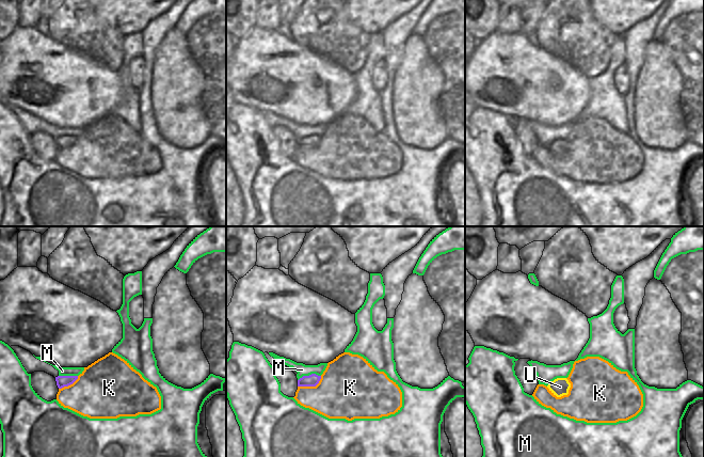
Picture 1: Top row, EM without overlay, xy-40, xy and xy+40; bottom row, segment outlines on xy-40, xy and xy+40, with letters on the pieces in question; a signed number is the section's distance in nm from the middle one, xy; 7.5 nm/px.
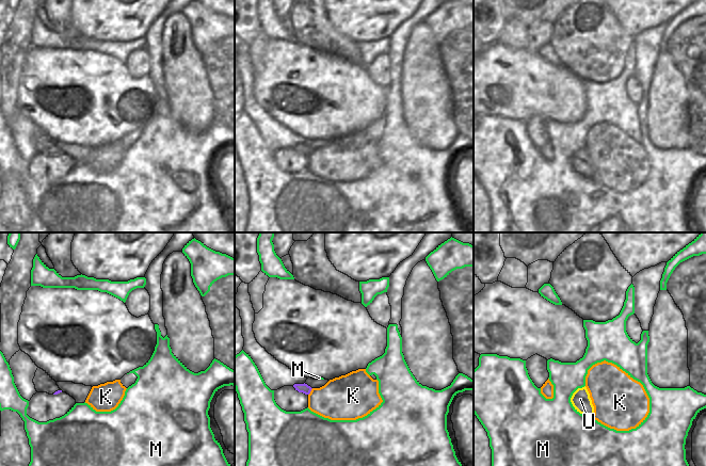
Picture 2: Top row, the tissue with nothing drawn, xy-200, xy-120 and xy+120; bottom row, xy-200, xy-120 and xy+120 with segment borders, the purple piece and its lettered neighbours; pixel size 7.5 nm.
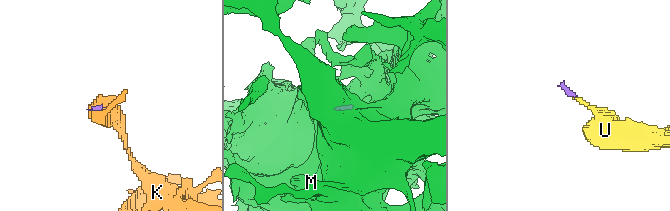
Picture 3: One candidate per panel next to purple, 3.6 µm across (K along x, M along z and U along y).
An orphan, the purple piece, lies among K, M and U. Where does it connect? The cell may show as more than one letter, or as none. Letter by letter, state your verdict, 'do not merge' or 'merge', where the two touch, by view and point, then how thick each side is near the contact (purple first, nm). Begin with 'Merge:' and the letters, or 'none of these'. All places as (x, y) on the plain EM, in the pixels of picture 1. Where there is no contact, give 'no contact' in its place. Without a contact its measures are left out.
Merge: U
K: do not merge | xy (310, 146) | 90/400 nm
M: do not merge | xy (309, 136) | 90/90 nm
U: merge | no contact

